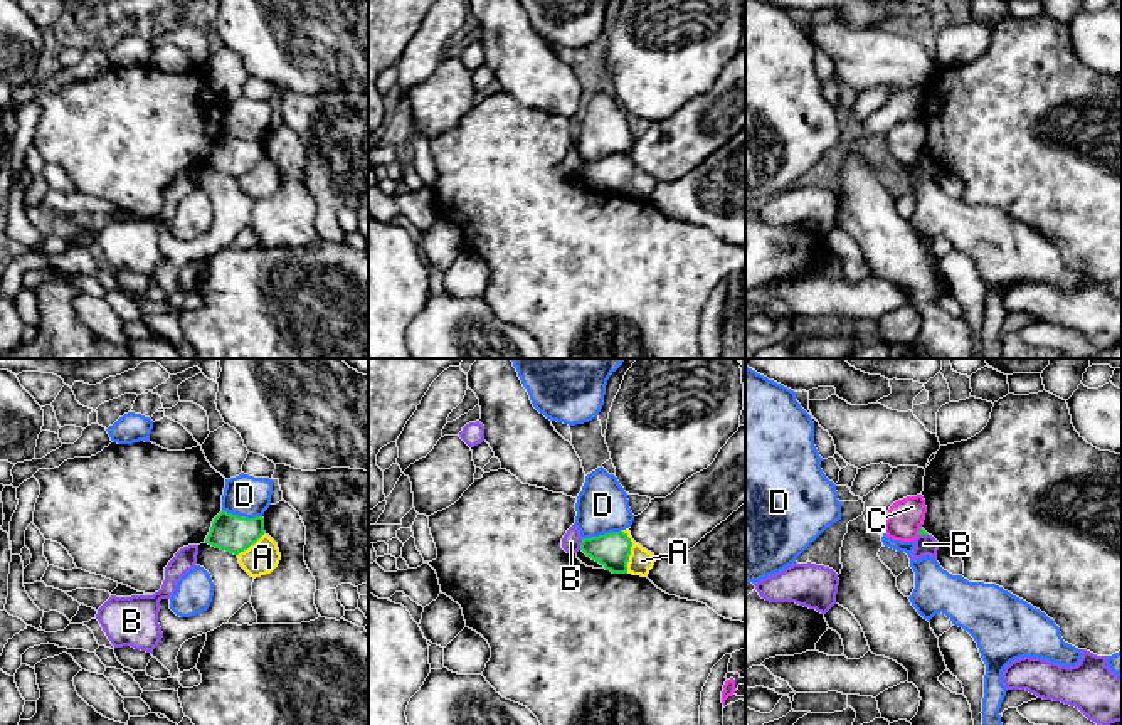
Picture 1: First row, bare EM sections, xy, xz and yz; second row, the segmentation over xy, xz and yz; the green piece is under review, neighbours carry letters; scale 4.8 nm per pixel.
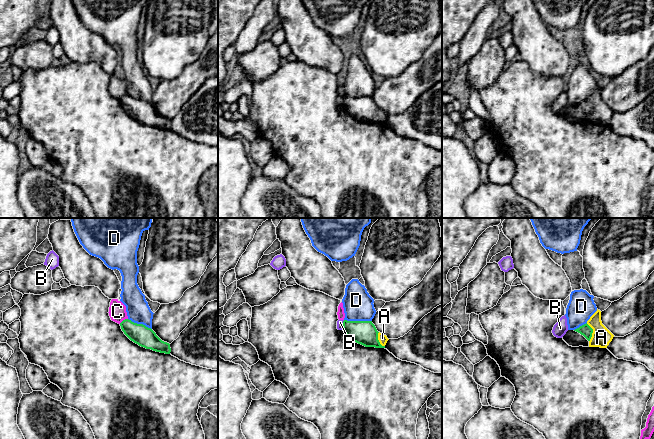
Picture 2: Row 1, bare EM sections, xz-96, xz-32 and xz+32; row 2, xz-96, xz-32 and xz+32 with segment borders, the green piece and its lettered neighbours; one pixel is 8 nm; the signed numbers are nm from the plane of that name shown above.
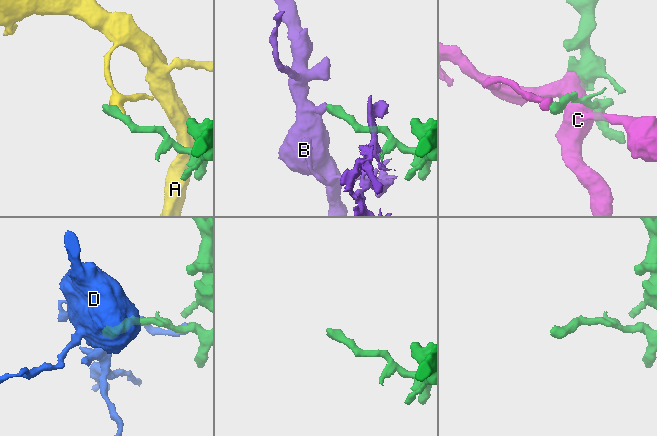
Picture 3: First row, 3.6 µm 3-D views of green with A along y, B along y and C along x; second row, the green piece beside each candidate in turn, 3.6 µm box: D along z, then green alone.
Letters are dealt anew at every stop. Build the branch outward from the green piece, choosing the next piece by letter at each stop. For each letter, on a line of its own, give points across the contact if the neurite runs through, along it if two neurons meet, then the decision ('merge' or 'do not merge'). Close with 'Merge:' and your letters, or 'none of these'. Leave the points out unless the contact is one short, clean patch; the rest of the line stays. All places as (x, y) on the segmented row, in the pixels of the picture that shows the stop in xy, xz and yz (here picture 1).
A: border along xz (621, 530), (631, 542), (626, 572); do not merge
B: border along xz (582, 539), (579, 549); do not merge
C: do not merge
D: do not merge
Merge: none of these

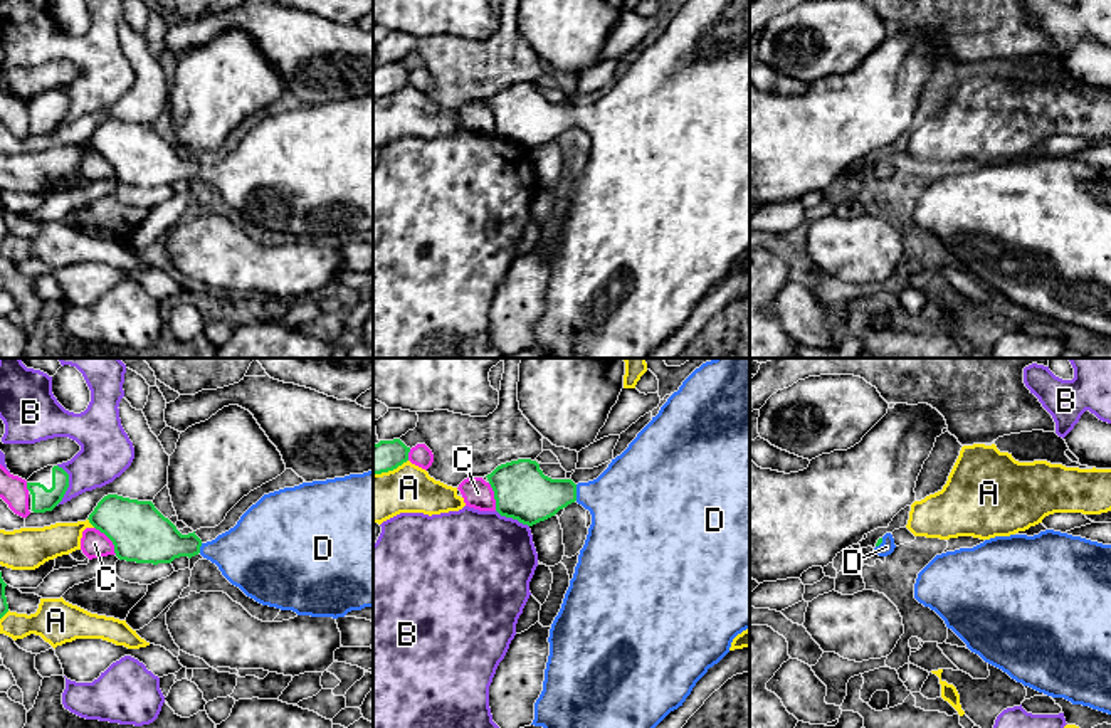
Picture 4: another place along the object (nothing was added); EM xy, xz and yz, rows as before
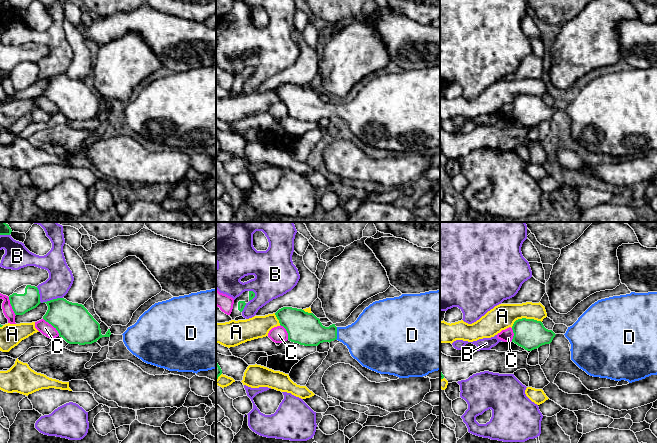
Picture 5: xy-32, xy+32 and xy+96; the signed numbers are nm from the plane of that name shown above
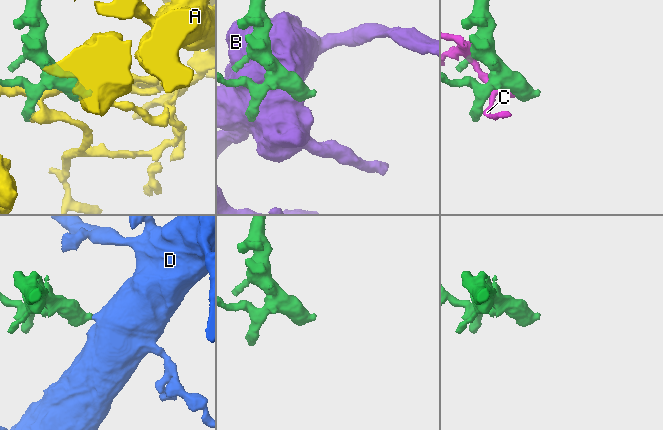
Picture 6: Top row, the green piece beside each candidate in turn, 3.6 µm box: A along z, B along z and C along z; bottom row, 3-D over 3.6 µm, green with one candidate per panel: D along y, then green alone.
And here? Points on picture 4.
A: do not merge
B: do not merge
C: do not merge
D: merge
Merge: D

